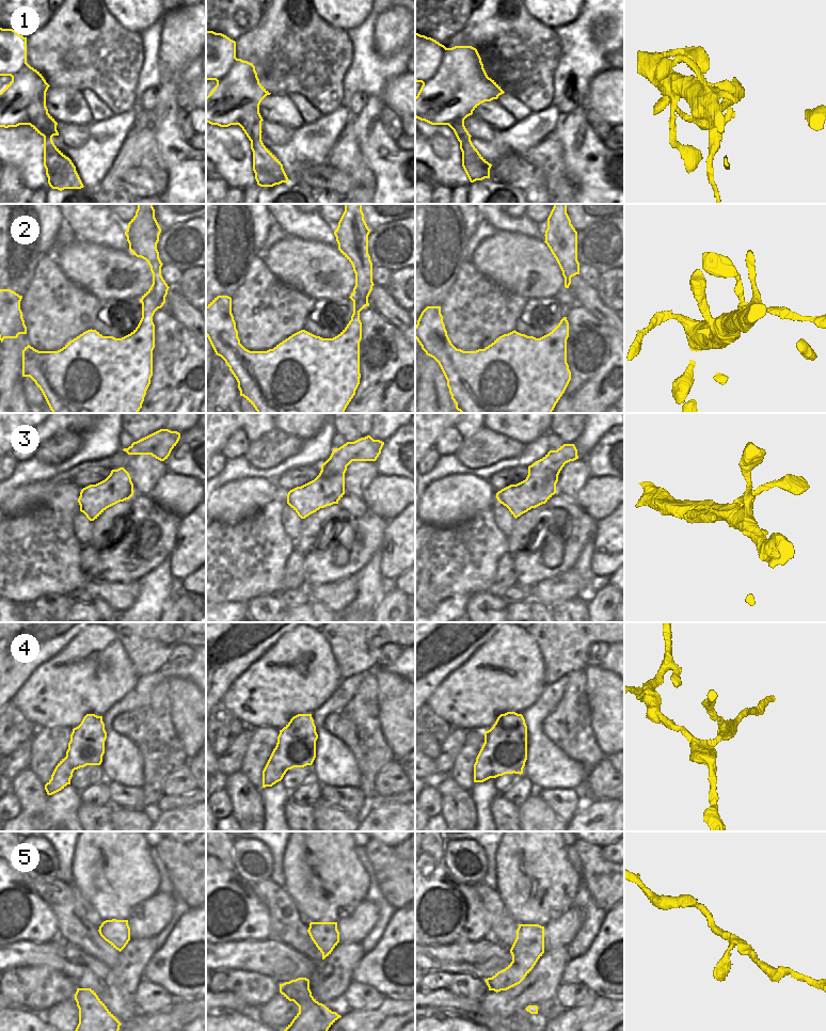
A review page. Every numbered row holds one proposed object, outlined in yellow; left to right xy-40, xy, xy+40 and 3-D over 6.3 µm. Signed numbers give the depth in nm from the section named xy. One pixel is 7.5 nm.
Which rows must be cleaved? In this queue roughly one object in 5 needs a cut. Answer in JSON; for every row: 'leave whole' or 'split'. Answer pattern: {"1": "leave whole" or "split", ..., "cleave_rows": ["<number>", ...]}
{"1": "split", "2": "leave whole", "3": "leave whole", "4": "split", "5": "leave whole", "cleave_rows": ["1", "4"]}

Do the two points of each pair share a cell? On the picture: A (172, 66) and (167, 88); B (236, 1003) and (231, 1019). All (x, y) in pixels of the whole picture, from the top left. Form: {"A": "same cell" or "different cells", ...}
{"A": "same cell", "B": "different cells"}

